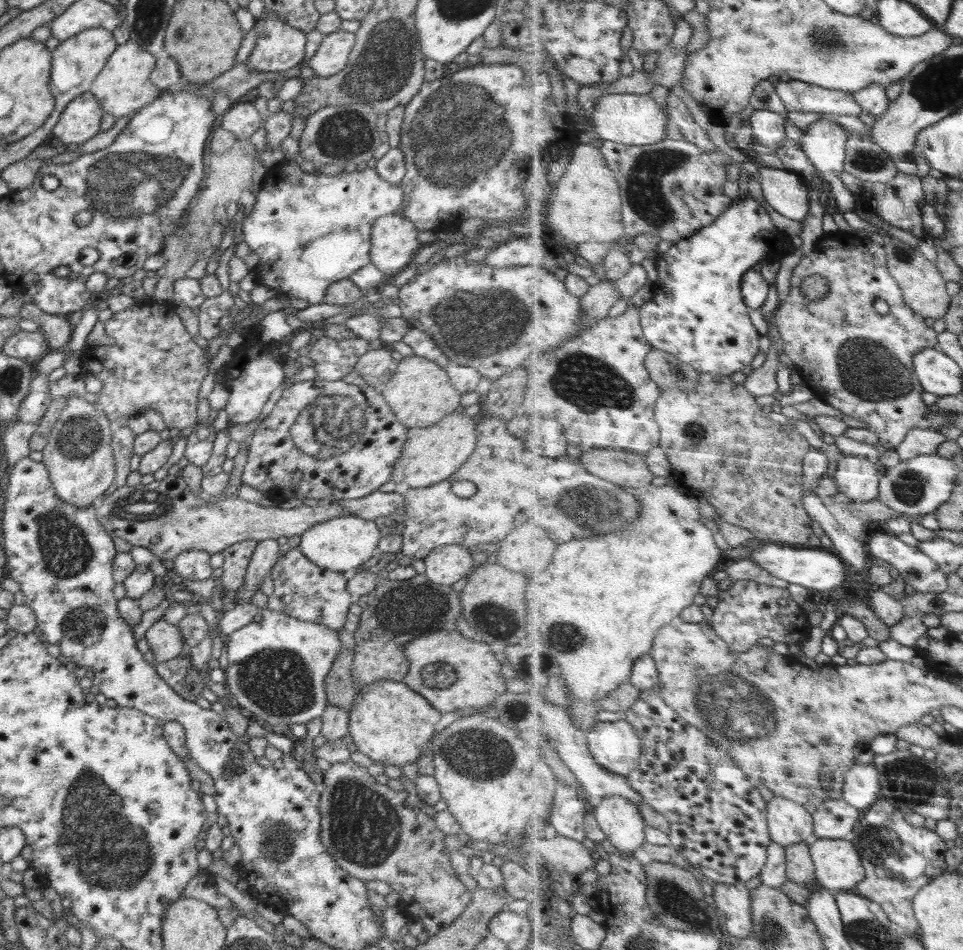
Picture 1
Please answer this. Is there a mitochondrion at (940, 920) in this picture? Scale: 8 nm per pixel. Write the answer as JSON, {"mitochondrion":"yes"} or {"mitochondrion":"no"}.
{"mitochondrion":"no"}

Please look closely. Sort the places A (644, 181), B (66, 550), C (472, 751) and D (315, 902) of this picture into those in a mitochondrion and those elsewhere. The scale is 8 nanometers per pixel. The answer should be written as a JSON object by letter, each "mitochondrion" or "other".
{"A":"mitochondrion","B":"mitochondrion","C":"mitochondrion","D":"other"}

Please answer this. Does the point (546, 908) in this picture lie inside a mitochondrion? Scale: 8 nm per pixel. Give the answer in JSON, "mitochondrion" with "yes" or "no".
{"mitochondrion":"no"}

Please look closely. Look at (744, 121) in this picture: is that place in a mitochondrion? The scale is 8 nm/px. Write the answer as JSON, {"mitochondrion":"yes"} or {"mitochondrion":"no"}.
{"mitochondrion":"no"}

